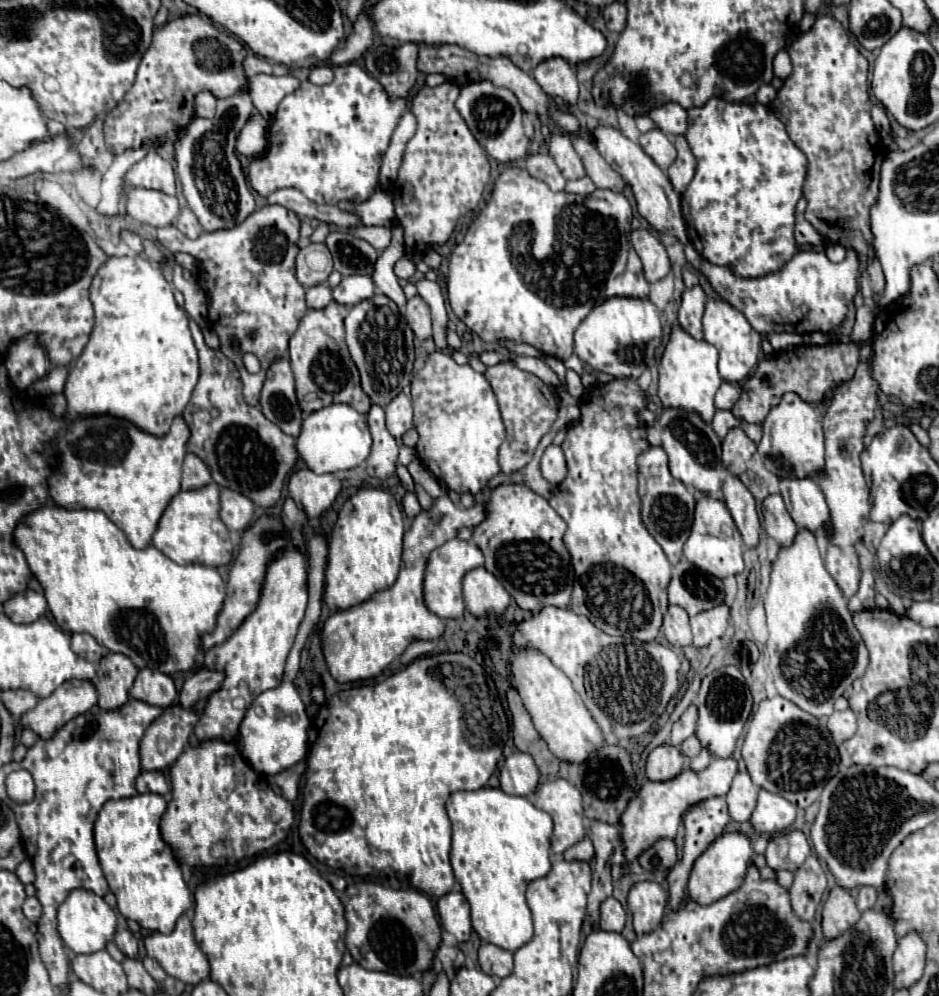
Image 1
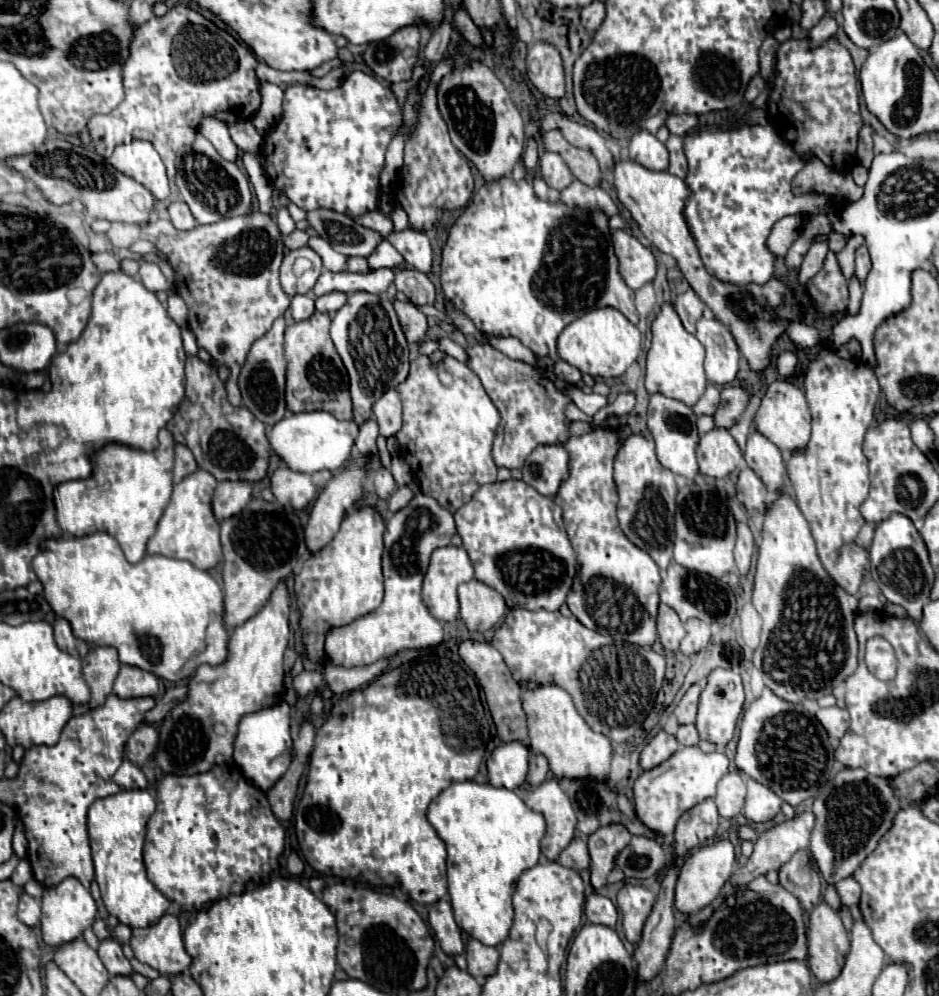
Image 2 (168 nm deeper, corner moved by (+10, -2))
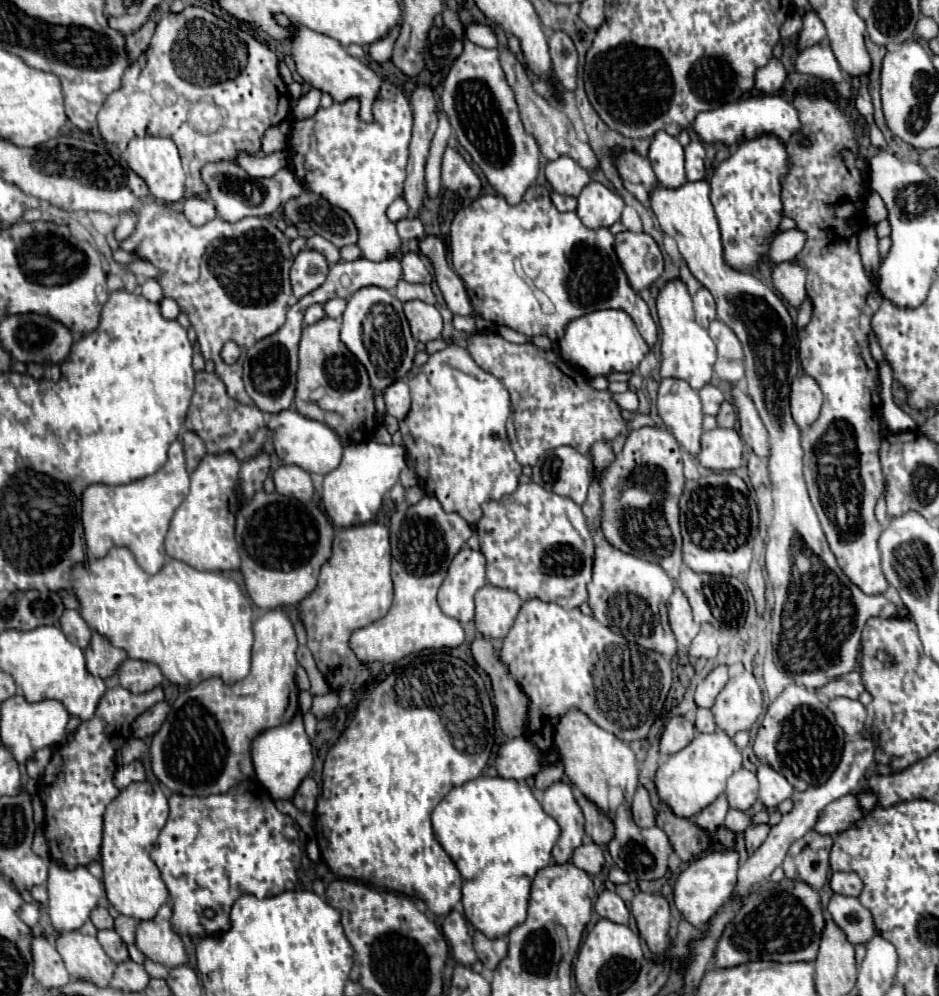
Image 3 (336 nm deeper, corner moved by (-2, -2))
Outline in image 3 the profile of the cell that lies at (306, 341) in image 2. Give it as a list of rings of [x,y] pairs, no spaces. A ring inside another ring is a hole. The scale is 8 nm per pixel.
[[[324,316],[312,326],[302,330],[300,340],[300,368],[296,388],[296,410],[312,420],[324,420],[332,424],[344,444],[370,440],[376,430],[374,392],[366,368],[352,356],[352,352],[340,340],[340,320]]]

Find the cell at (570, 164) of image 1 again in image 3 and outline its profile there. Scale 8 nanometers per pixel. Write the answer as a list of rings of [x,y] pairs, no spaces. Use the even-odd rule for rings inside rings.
[[[560,156],[546,164],[546,178],[558,194],[578,196],[582,188],[590,182],[590,174],[578,166],[570,156]]]

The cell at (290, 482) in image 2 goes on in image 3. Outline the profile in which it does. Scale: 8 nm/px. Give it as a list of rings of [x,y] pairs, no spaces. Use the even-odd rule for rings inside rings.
[[[280,466],[274,472],[274,484],[276,492],[288,498],[296,498],[300,502],[308,502],[314,494],[312,478],[300,466]]]

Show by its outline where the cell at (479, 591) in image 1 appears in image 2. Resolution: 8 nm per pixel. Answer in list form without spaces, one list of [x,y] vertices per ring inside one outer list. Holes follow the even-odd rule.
[[[470,580],[458,586],[460,598],[460,618],[468,626],[468,630],[486,632],[504,616],[506,602],[504,598],[490,586],[480,580]]]

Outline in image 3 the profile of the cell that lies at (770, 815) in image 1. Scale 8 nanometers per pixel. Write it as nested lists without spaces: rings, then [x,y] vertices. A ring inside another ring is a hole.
[[[760,764],[758,782],[760,782],[760,802],[768,810],[776,810],[776,806],[786,798],[790,798],[794,792],[794,788],[784,780],[784,776],[768,768],[768,764]]]

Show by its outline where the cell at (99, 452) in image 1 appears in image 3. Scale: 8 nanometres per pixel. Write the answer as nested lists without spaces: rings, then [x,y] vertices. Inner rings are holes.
[[[174,440],[170,444],[168,462],[154,474],[134,480],[122,486],[92,484],[82,494],[82,526],[90,558],[106,556],[112,546],[126,546],[134,552],[136,562],[148,572],[156,574],[166,560],[164,536],[168,532],[168,522],[172,514],[188,496],[190,480],[184,462],[182,442]]]

